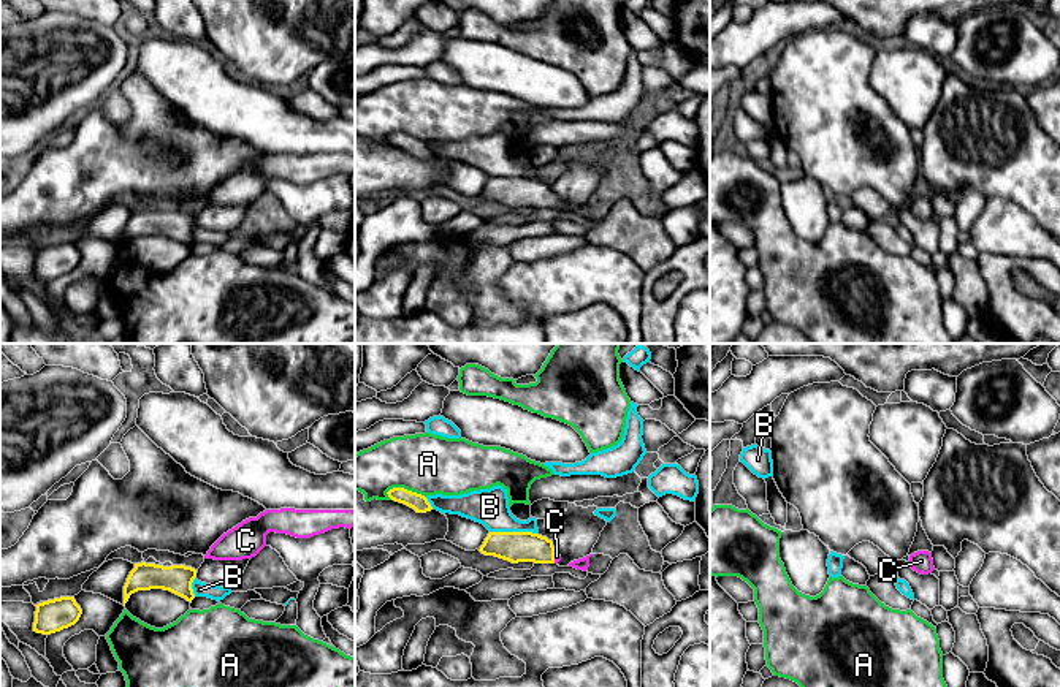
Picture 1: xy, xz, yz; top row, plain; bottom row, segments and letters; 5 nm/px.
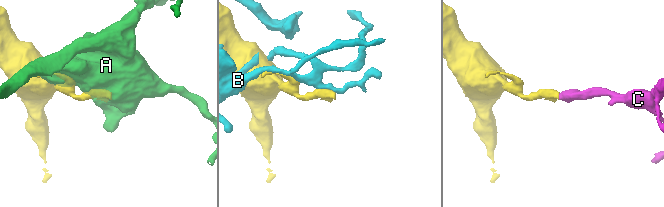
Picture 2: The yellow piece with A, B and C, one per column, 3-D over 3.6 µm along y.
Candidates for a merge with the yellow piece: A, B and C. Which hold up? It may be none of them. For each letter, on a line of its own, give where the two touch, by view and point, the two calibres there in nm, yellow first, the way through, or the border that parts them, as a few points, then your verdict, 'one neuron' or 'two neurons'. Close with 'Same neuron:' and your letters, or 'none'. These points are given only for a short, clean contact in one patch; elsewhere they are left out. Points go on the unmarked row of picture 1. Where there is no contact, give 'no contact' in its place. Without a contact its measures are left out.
A: contact xz (406, 135); calibres 90 and 320 nm; two neurons
B: contact xz (514, 178); calibres 160 and 190 nm; two neurons
C: contact xz (553, 203); calibres 160 and 30 nm; way xz (515, 192), (537, 193), (553, 203), (556, 201); one neuron
Same neuron: C

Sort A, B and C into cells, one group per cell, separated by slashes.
A / B / C

